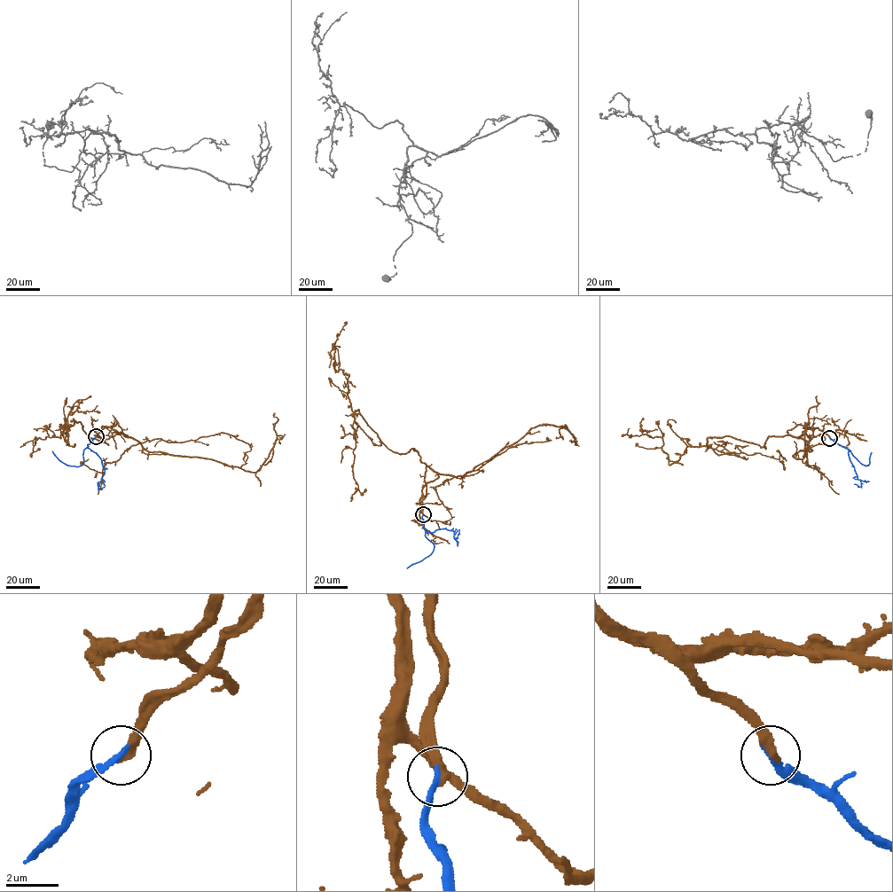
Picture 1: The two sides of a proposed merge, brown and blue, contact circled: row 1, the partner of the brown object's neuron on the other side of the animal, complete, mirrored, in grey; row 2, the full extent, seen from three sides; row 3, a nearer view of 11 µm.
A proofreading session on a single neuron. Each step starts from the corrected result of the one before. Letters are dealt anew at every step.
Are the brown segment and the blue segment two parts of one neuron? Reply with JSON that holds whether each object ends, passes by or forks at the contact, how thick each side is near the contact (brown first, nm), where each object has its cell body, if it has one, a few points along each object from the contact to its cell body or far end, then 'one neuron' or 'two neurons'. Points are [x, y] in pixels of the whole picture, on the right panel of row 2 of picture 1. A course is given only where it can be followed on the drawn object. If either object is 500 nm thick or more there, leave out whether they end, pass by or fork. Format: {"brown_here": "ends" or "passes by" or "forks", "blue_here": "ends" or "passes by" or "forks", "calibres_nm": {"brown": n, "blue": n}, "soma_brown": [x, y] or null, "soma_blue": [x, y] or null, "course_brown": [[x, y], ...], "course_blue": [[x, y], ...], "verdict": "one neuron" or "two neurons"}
{"brown_here": "ends", "blue_here": "ends", "calibres_nm": {"brown": 340, "blue": 280}, "soma_brown": null, "soma_blue": null, "course_brown": [[829, 438], [797, 425], [769, 436], [765, 449], [708, 437], [669, 465], [660, 437], [622, 436]], "course_blue": [[829, 437], [849, 450], [849, 458], [861, 486], [854, 484]], "verdict": "one neuron"}

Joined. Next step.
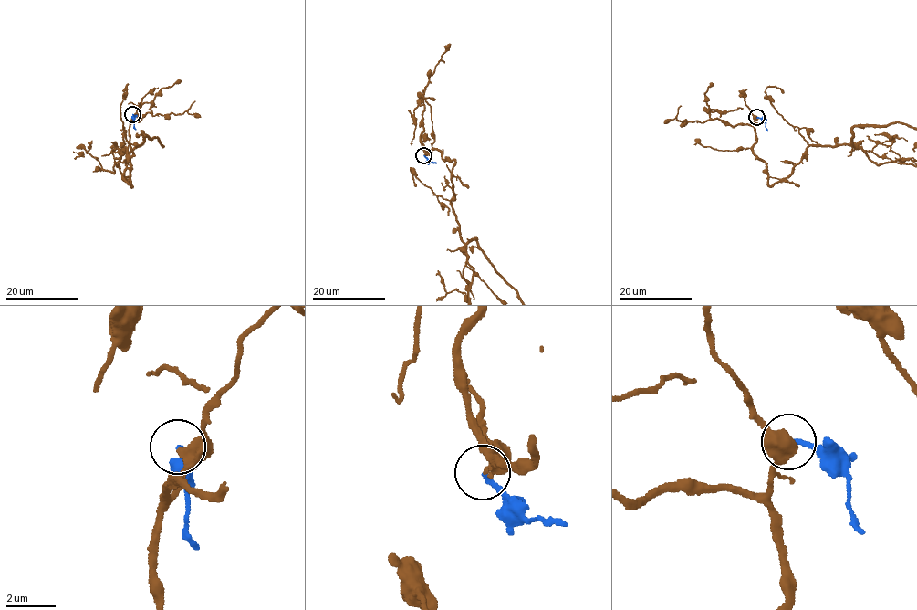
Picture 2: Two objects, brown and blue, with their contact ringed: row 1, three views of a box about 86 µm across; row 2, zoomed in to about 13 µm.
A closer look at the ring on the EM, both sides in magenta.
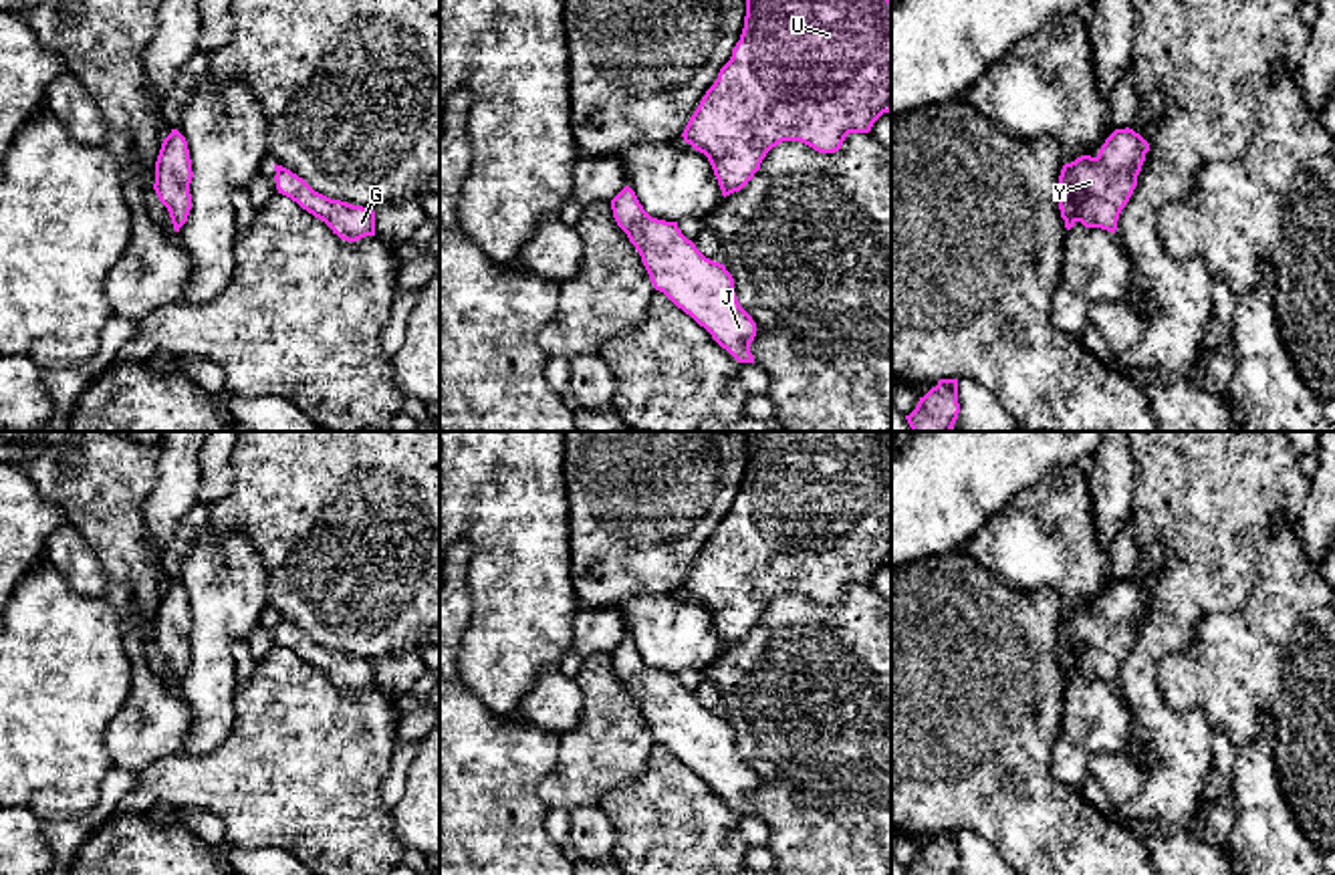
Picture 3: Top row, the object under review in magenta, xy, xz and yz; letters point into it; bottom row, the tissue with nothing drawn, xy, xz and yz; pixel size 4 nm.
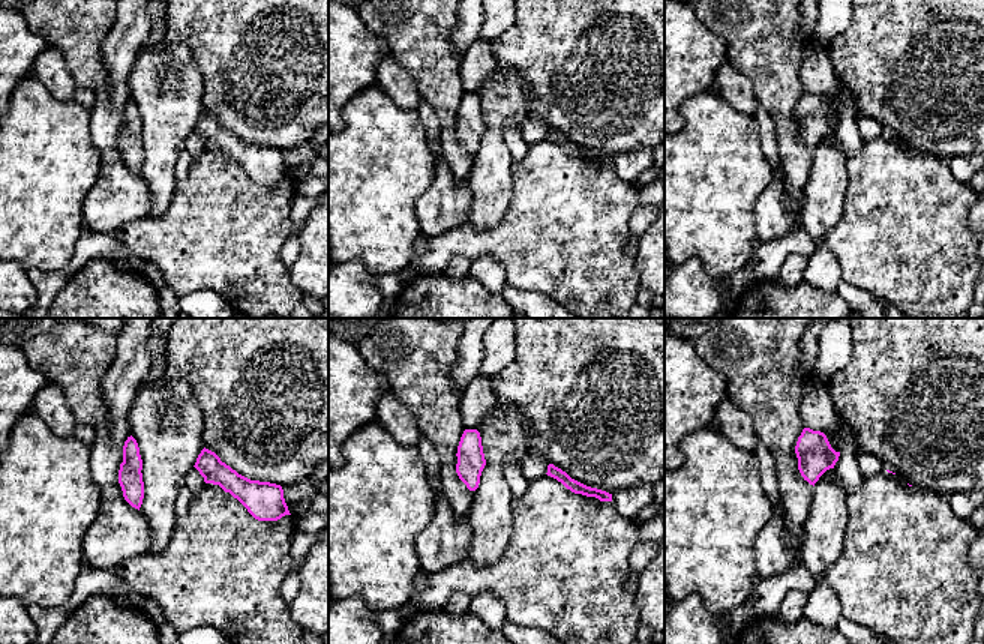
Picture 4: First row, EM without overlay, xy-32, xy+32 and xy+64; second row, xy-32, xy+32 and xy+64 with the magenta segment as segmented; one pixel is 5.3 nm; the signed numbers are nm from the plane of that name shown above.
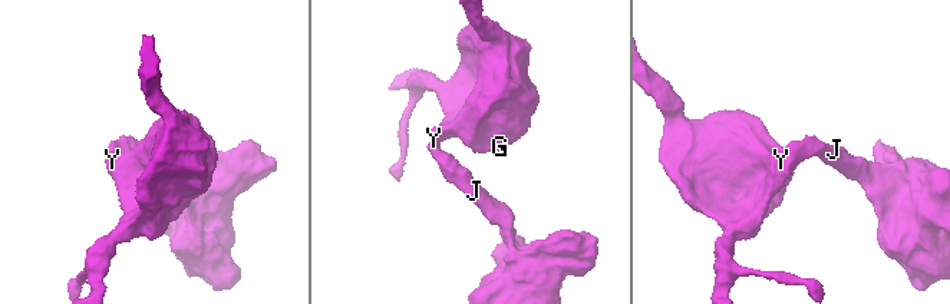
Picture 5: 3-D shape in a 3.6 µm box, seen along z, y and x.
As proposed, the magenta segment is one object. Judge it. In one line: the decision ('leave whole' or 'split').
leave whole

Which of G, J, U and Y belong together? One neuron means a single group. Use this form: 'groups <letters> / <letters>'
groups G J U Y

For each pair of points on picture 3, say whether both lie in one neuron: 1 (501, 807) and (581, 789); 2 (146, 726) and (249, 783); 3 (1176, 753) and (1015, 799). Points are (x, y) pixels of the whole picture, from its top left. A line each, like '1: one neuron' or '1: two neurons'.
1: two neurons
2: two neurons
3: two neurons

